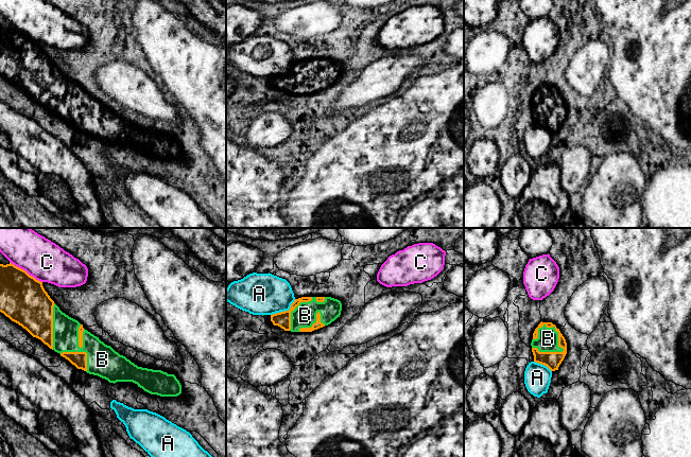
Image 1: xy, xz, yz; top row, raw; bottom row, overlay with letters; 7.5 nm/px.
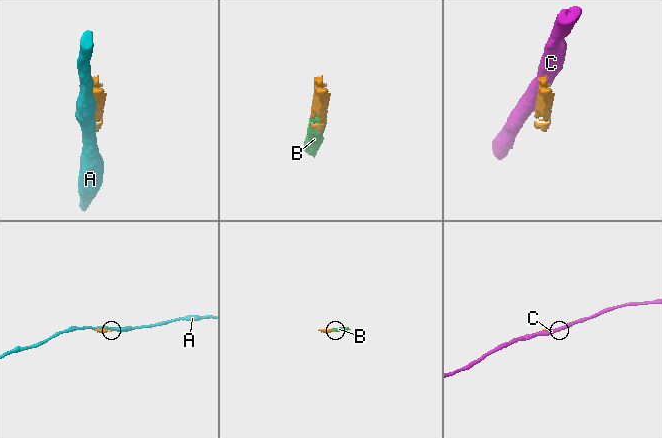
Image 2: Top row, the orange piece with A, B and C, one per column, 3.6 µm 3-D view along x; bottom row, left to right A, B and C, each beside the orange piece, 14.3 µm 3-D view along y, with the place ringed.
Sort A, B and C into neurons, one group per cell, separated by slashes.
A / B / C

